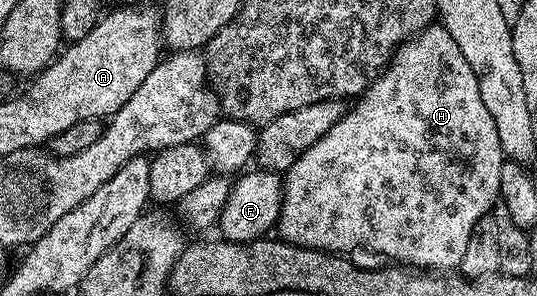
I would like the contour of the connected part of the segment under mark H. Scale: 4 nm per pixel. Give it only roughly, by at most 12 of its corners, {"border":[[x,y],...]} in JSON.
{"border":[[443,25],[284,172],[276,234],[449,273],[503,152]]}

